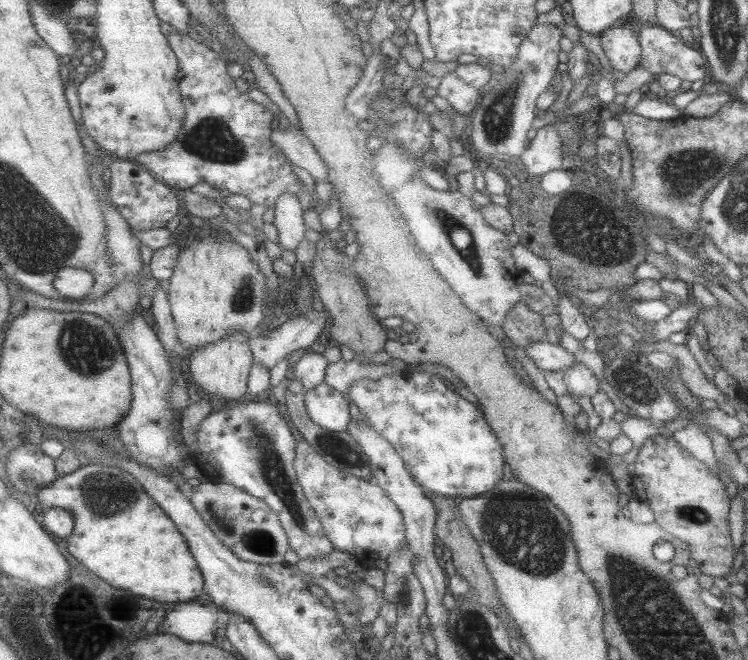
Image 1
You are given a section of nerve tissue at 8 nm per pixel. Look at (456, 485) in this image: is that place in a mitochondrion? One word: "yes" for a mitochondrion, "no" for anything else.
no

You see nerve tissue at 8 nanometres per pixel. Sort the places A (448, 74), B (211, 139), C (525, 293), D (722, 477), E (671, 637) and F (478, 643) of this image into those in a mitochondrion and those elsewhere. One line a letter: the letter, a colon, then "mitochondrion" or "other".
A: other
B: mitochondrion
C: other
D: other
E: mitochondrion
F: mitochondrion

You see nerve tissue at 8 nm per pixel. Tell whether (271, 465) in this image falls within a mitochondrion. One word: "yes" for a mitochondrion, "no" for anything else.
yes

